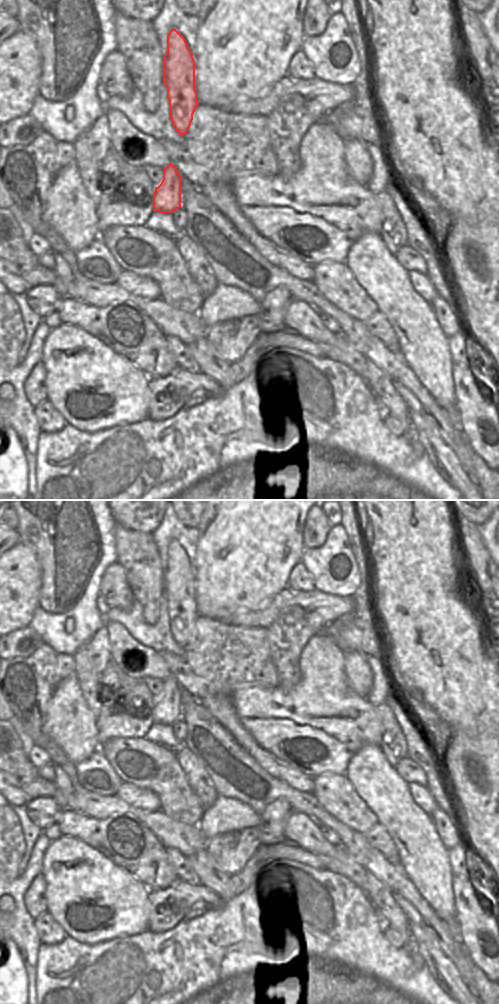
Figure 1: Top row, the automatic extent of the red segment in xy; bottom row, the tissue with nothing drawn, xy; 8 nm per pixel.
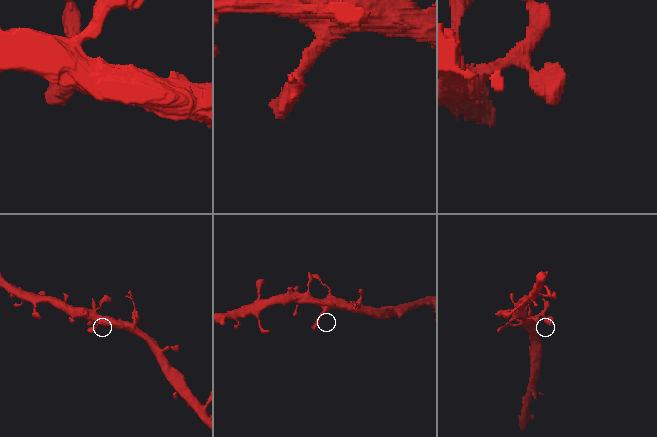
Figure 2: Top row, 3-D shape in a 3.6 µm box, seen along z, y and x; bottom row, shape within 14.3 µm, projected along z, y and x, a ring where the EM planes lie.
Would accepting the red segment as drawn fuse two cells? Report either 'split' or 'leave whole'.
leave whole

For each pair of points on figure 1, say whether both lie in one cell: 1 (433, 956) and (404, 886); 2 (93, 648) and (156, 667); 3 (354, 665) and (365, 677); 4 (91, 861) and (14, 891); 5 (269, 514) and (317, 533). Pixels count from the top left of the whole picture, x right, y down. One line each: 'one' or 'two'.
1: two
2: two
3: one
4: two
5: two

